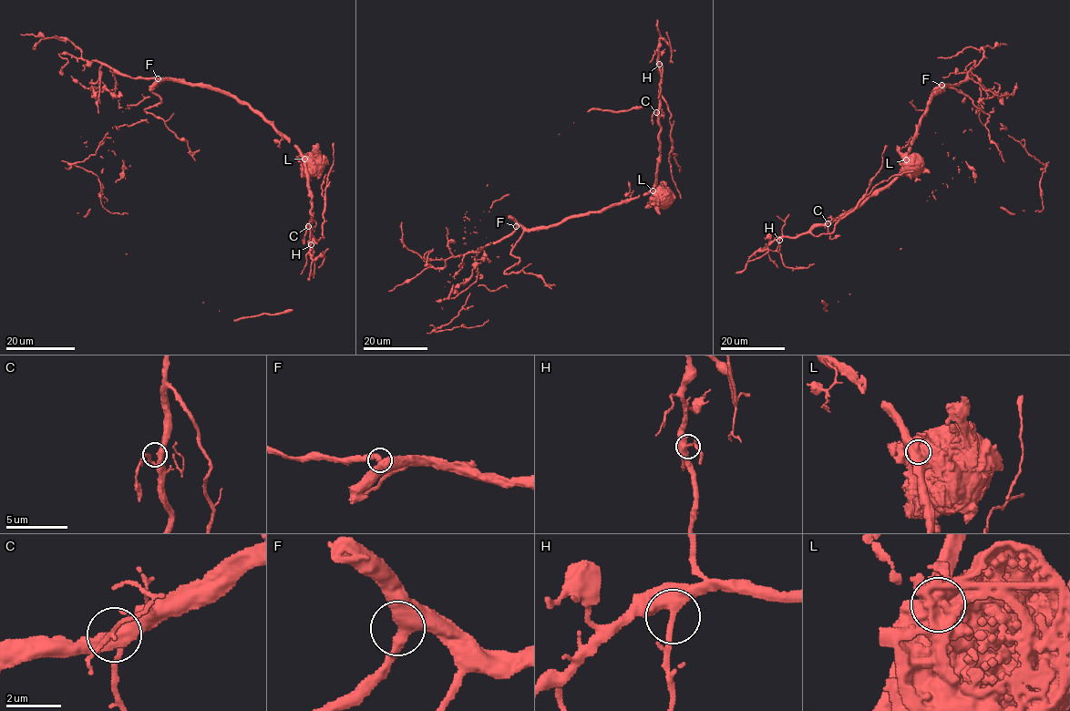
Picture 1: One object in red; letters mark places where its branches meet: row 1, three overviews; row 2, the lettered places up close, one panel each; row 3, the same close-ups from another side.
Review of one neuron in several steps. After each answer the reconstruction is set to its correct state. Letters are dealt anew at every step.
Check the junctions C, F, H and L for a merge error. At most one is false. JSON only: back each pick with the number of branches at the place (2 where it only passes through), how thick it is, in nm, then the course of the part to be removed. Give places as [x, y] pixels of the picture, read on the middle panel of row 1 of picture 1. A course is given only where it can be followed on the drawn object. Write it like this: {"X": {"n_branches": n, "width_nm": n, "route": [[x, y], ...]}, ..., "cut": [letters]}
{"L": {"n_branches": 2, "width_nm": 850, "route": [[653, 190], [519, 226], [477, 254], [458, 293], [488, 261], [470, 233], [465, 242], [463, 217], [488, 184]]}, "cut": ["L"]}

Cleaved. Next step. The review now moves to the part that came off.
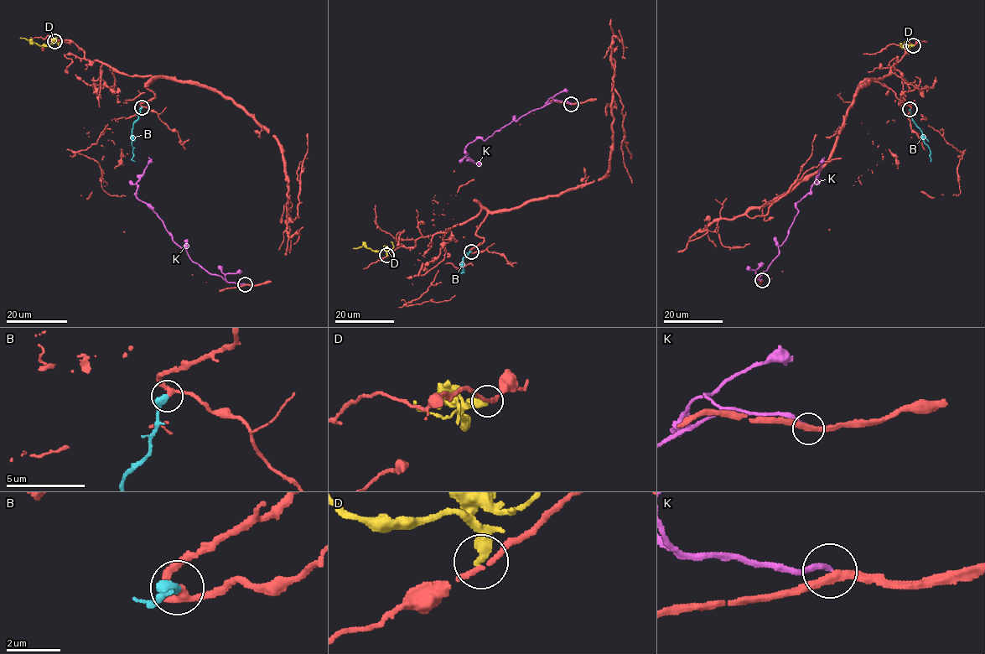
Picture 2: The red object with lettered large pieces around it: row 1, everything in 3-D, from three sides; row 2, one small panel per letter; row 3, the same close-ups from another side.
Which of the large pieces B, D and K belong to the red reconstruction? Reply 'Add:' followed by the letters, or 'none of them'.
Add: B

